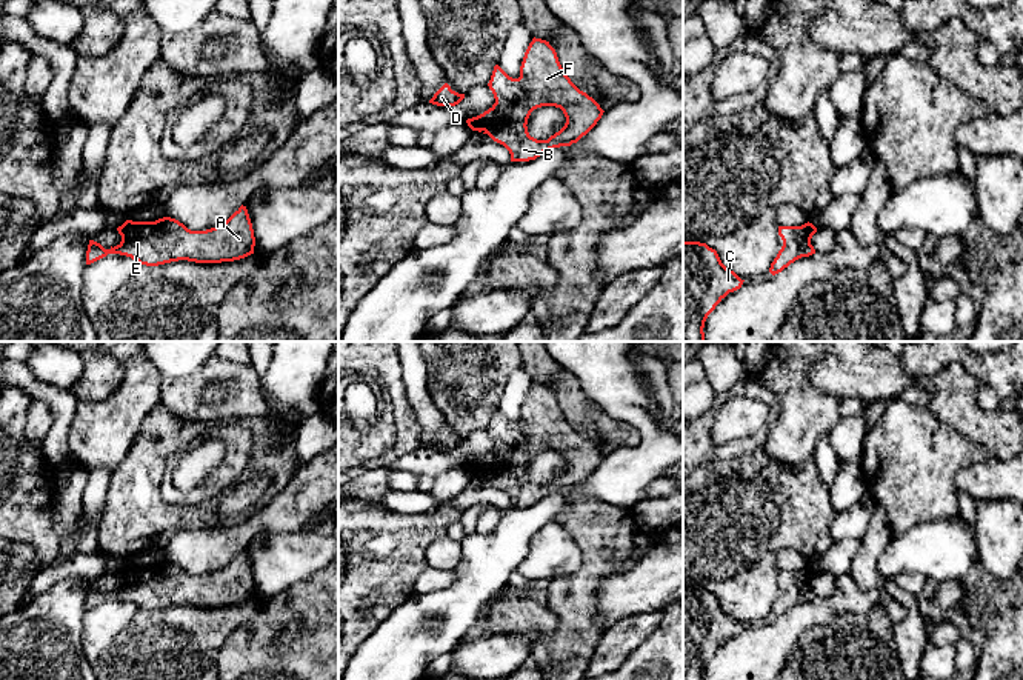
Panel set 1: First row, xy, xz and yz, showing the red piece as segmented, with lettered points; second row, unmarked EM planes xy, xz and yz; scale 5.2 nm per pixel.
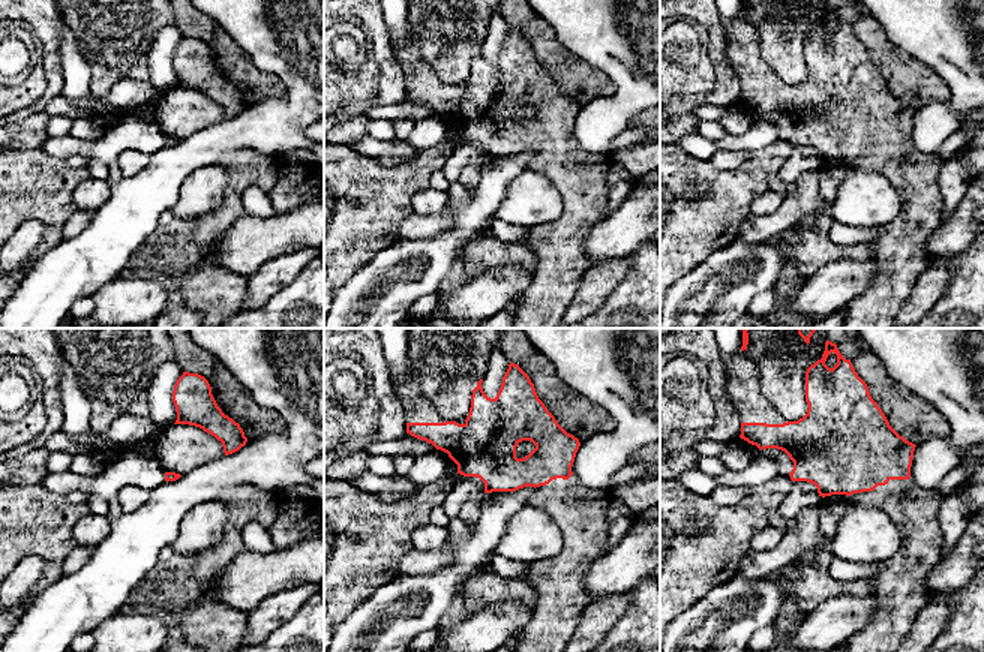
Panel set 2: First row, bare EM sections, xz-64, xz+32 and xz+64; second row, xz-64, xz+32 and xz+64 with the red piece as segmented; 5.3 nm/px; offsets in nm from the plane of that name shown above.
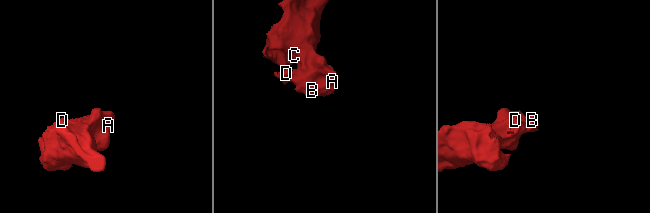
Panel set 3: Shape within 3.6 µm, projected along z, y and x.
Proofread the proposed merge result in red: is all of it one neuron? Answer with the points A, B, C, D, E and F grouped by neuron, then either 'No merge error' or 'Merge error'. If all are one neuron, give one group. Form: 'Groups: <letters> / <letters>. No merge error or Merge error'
Groups: A B C D E F. No merge error

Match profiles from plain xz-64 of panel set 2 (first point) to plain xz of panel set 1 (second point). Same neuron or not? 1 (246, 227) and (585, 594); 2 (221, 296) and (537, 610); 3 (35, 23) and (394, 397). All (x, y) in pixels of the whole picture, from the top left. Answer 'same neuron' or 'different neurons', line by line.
1: different neurons
2: same neuron
3: same neuron

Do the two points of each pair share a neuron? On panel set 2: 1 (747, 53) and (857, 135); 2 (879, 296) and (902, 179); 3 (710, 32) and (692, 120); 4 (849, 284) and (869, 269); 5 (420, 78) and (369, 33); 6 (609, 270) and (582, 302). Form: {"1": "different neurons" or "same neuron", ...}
{"1": "same neuron", "2": "same neuron", "3": "different neurons", "4": "same neuron", "5": "different neurons", "6": "same neuron"}

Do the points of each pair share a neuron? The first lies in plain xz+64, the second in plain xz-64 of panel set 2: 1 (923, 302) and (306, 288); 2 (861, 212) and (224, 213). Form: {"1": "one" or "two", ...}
{"1": "two", "2": "two"}

